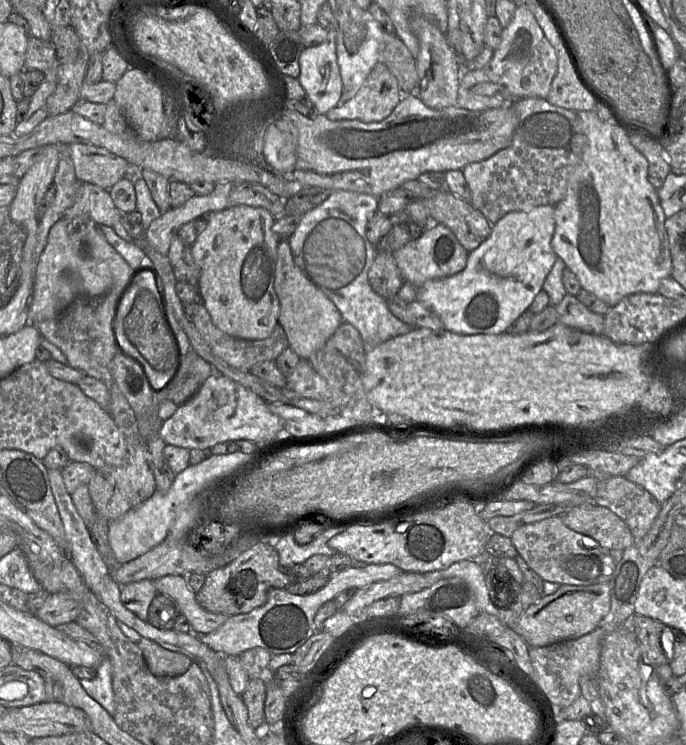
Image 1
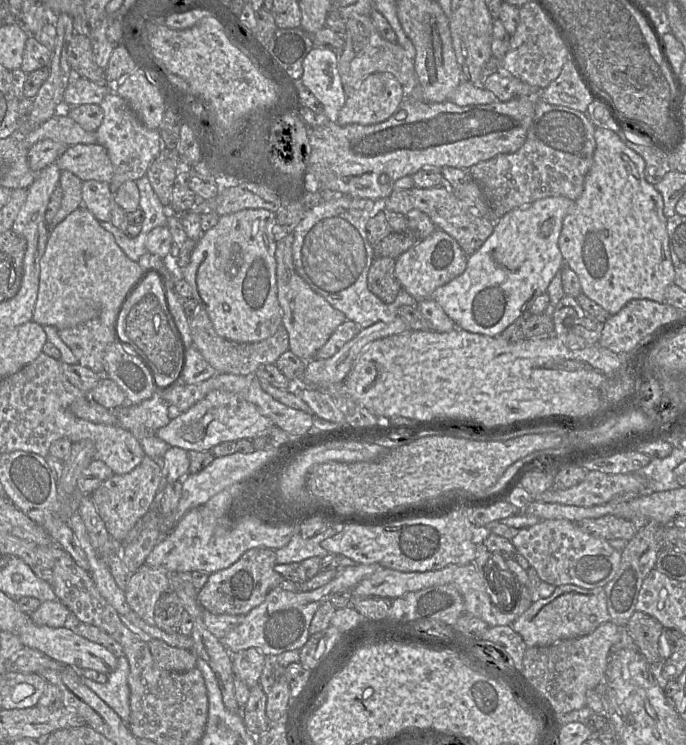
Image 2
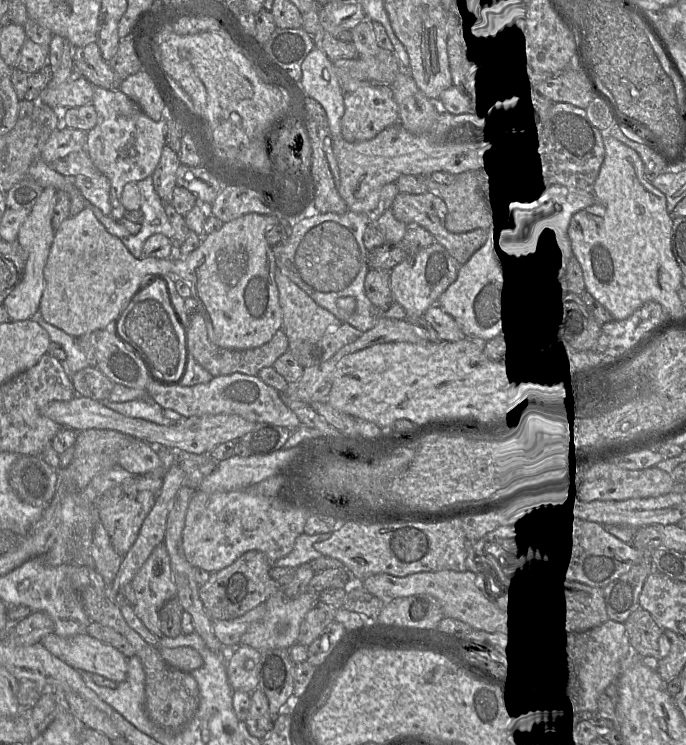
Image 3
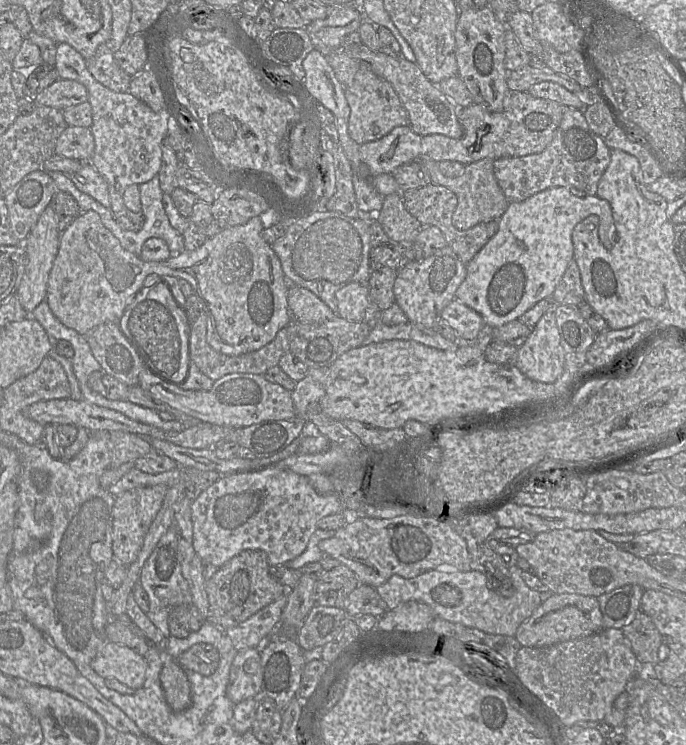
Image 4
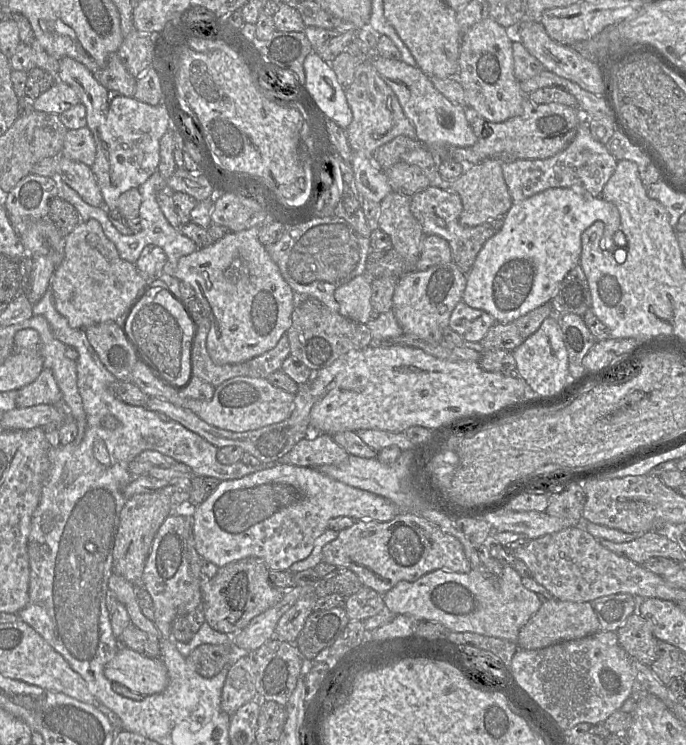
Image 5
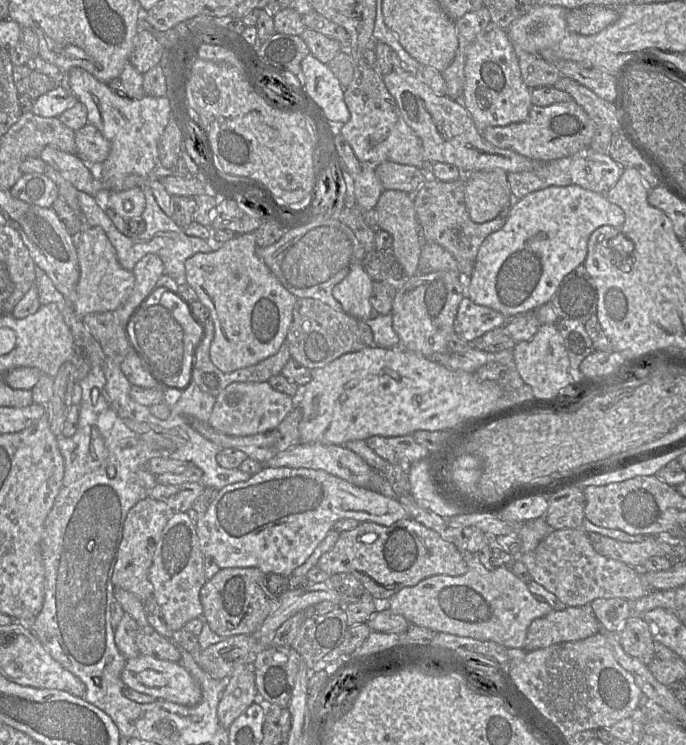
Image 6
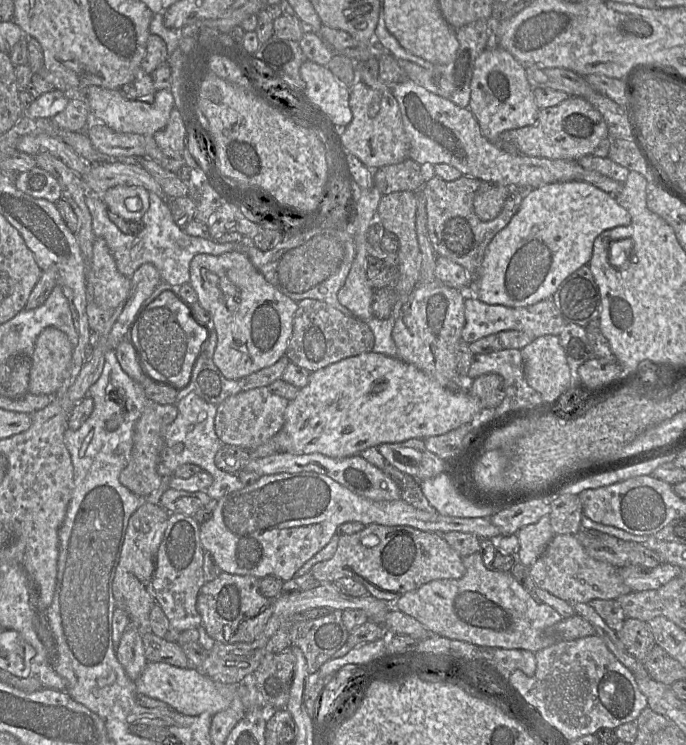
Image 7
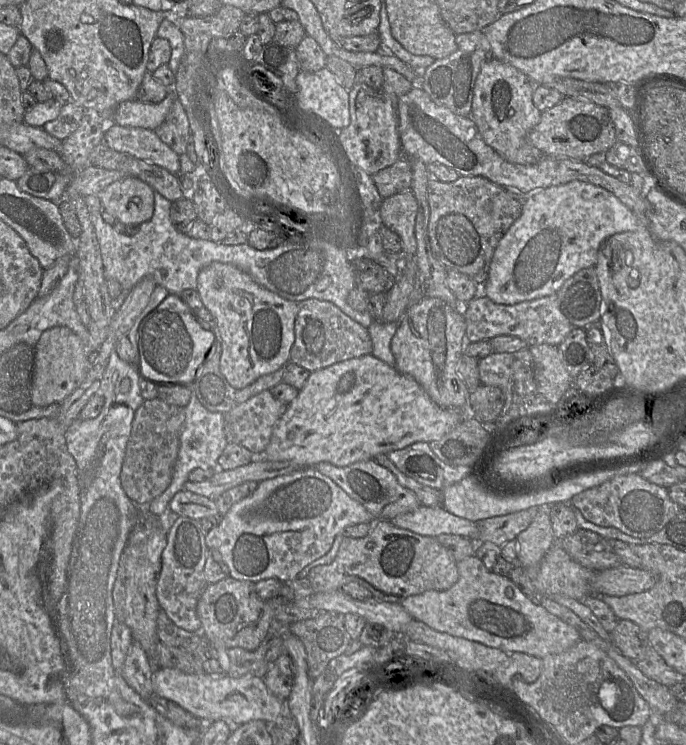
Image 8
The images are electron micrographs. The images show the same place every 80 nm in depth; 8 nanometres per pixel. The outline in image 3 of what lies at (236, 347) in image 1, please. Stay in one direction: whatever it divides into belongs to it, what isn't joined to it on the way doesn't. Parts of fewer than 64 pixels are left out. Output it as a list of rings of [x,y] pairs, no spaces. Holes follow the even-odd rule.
[[[203,312],[197,313],[190,318],[190,326],[187,330],[186,341],[188,344],[189,355],[192,355],[194,359],[213,377],[234,373],[258,376],[261,369],[272,367],[281,355],[289,351],[289,339],[283,328],[279,329],[268,343],[260,347],[246,350],[221,348],[210,341]]]

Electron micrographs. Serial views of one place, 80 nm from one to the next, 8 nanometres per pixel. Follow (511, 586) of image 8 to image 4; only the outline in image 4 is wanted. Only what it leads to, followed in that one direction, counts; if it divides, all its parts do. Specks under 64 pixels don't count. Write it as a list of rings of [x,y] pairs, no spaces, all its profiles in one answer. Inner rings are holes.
[[[518,566],[508,569],[514,586],[514,595],[510,598],[504,598],[493,591],[494,581],[498,582],[501,578],[491,575],[489,571],[486,573],[488,579],[485,574],[473,570],[430,570],[411,579],[393,575],[375,589],[388,610],[393,610],[408,601],[423,602],[430,606],[435,617],[488,634],[514,637],[518,627],[532,615],[542,601],[540,593],[525,584],[521,578],[522,570]]]

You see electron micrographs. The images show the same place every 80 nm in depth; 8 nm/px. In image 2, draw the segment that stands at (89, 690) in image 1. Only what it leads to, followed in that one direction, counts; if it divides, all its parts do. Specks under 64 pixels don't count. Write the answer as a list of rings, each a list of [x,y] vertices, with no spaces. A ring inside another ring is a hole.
[[[120,656],[115,670],[107,674],[105,683],[83,679],[83,683],[126,723],[130,716],[128,673],[128,660],[125,656]]]

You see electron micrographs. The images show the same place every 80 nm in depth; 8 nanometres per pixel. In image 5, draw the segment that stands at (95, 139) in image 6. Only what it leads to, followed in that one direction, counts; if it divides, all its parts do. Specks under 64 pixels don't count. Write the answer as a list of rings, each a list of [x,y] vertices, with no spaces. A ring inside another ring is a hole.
[[[83,127],[68,130],[61,155],[91,167],[96,158],[96,144],[90,129]]]

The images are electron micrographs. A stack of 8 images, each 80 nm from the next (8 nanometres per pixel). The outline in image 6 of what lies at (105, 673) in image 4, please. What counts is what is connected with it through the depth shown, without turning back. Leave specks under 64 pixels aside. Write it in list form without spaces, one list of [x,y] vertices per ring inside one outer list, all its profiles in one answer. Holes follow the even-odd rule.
[[[139,654],[137,657],[126,659],[120,677],[128,688],[150,695],[155,699],[167,700],[184,706],[195,706],[202,698],[200,684],[192,675],[179,663],[168,660]]]

